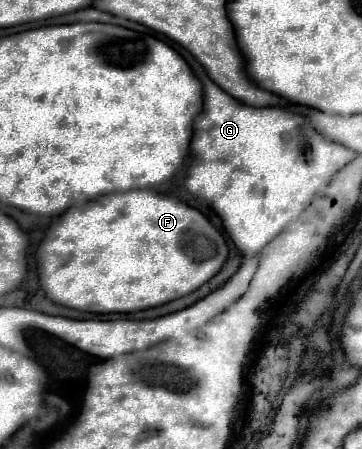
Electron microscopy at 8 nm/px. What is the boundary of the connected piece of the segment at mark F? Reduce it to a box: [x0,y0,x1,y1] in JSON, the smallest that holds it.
[36,190,228,314]

